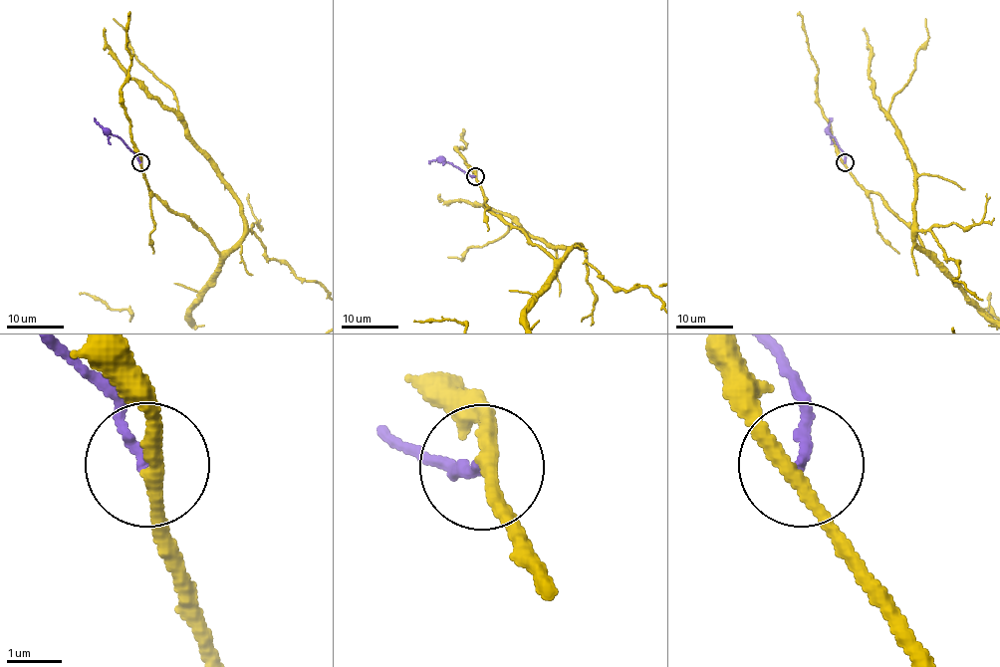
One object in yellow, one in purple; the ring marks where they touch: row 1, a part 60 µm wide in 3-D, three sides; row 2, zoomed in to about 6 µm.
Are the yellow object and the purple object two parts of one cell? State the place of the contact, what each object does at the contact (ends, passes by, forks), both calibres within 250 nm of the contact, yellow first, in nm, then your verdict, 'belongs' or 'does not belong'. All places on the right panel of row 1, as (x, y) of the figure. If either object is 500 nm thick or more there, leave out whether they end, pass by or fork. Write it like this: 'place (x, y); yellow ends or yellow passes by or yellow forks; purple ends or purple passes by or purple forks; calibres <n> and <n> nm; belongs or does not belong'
place (845, 162); yellow passes by; purple ends; calibres 280 and 170 nm; does not belong

